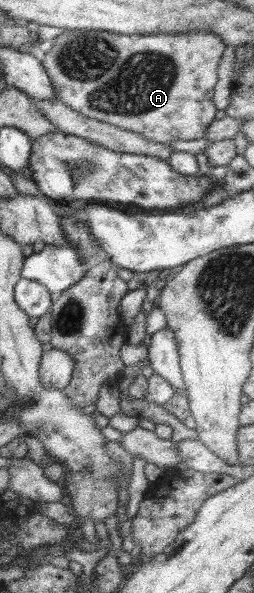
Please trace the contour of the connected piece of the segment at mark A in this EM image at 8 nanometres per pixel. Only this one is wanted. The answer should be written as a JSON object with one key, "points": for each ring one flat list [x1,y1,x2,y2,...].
{"points":[[64,29,64,32,52,40,52,48,48,49,48,53,44,55,42,65,46,69,46,73,52,86,56,90,56,99,65,103,74,111,85,115,86,117,96,119,124,129,128,132,133,132,142,135,147,141,155,143,170,143,171,141,183,140,192,141,199,140,205,137,208,126,214,121,216,115,216,106,212,102,214,97,214,87,218,81,218,67,224,55,225,43,214,33,208,31,186,31,186,33,152,33,140,35,120,35,120,33,108,33,108,31,92,31,92,29]]}

